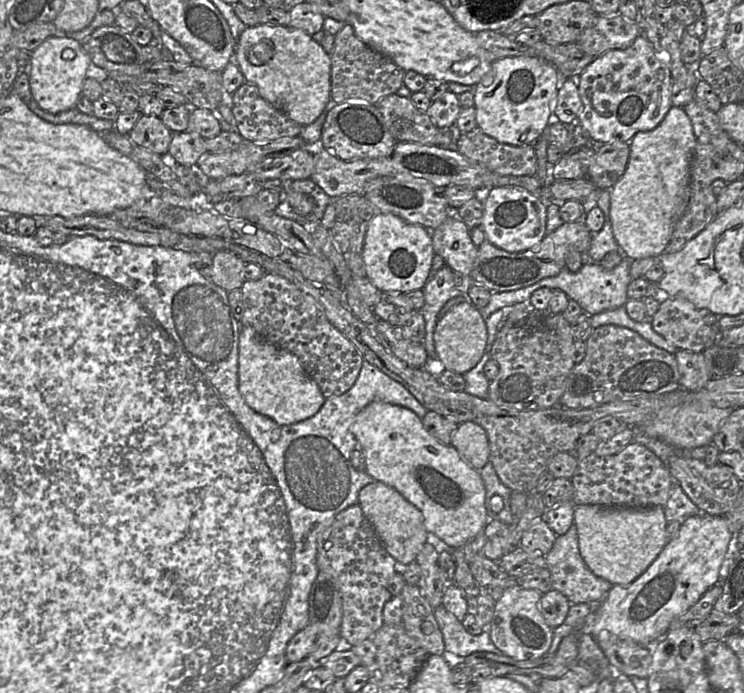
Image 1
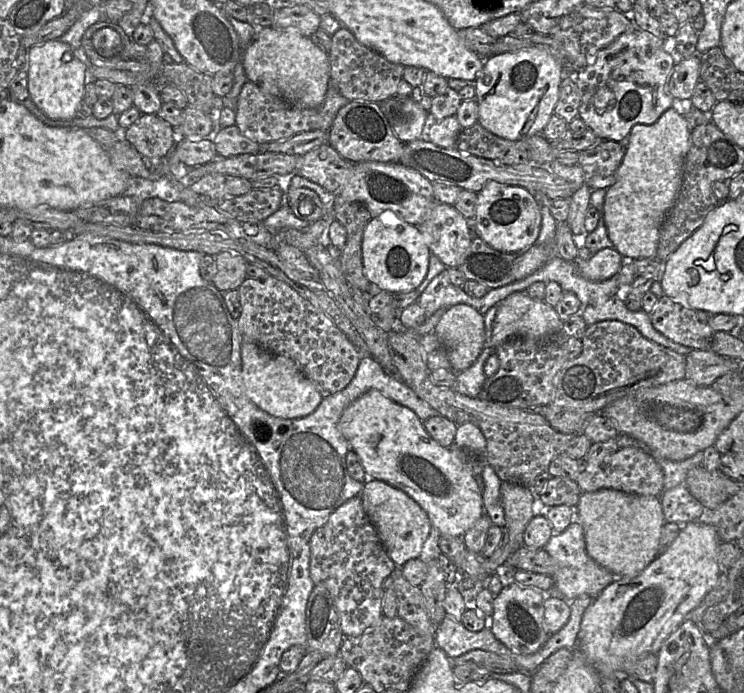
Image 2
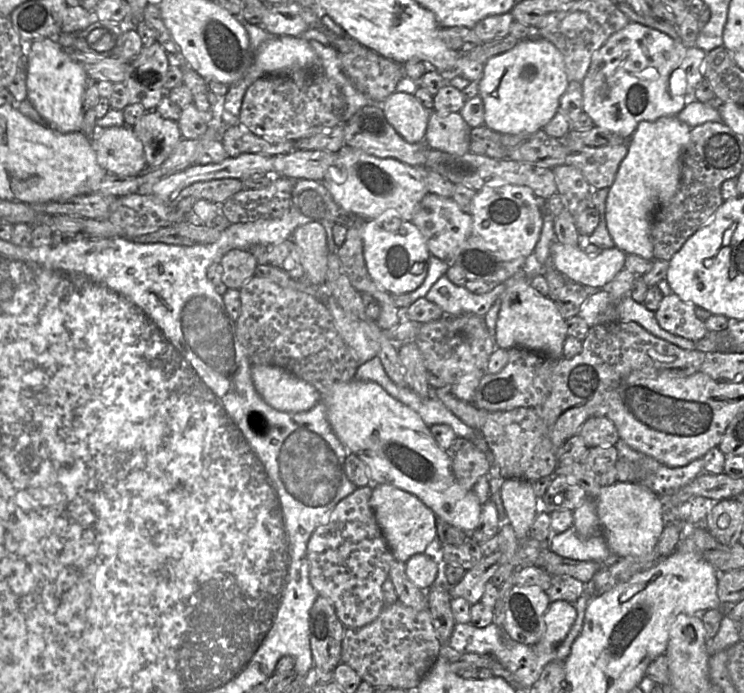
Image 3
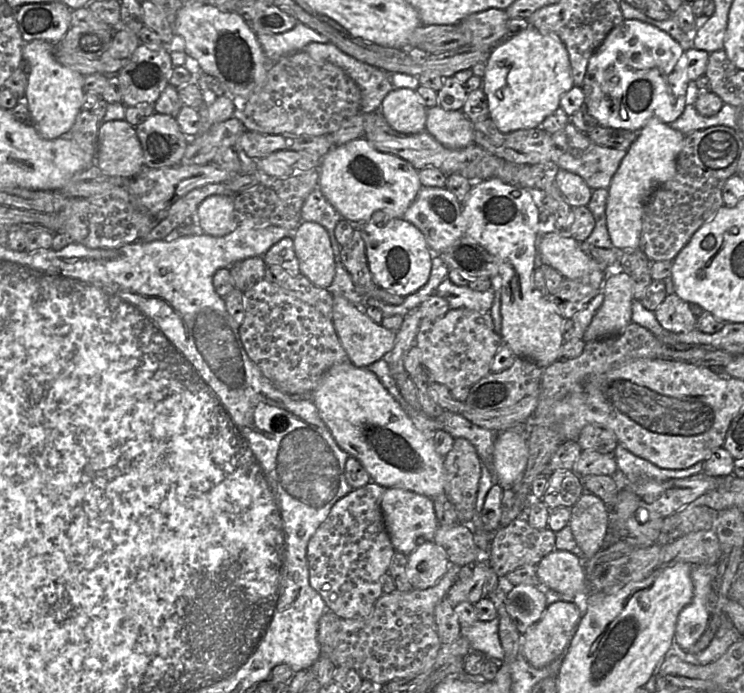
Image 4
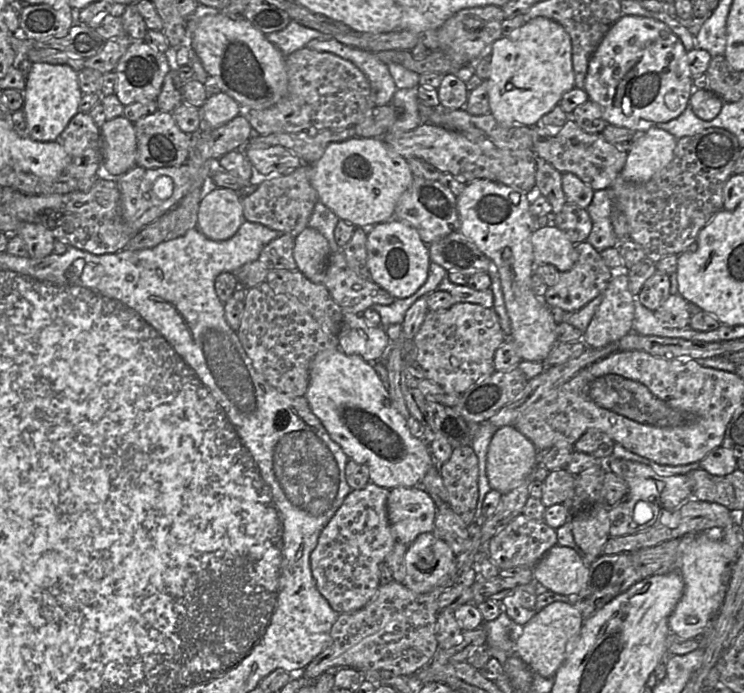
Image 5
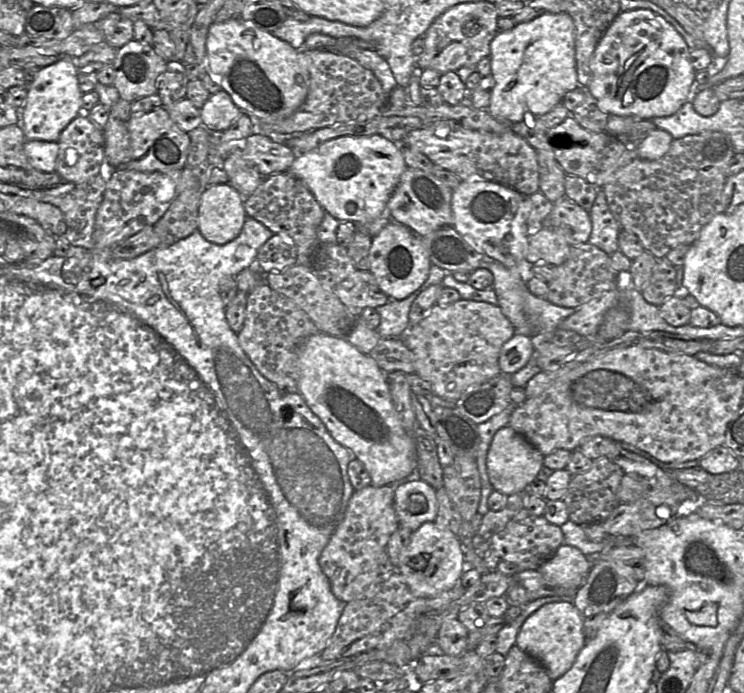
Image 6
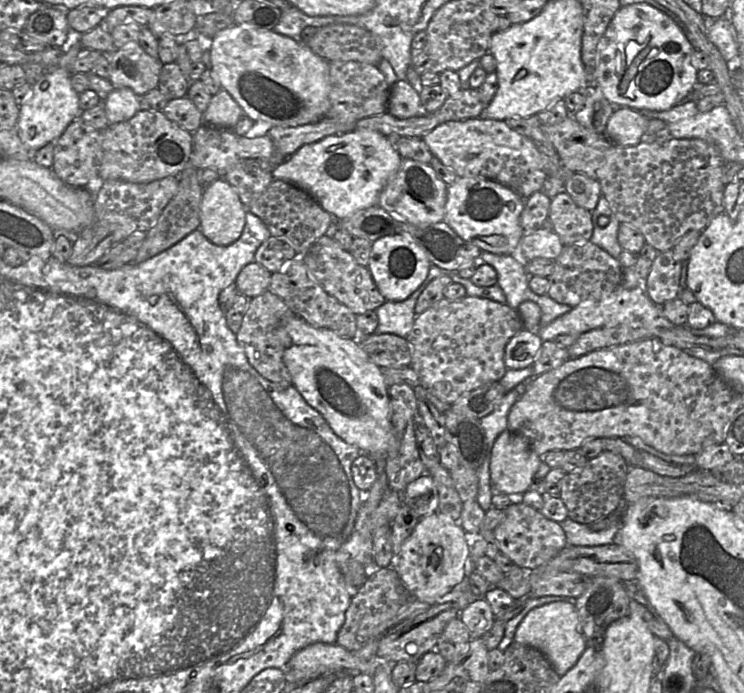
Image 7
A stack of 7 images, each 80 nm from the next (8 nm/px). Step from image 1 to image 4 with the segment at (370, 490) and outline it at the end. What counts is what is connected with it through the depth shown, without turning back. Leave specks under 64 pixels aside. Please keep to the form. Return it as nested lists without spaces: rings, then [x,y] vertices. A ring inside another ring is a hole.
[[[387,488],[382,496],[381,509],[386,530],[394,550],[408,556],[425,541],[433,541],[438,522],[432,498],[401,488]]]

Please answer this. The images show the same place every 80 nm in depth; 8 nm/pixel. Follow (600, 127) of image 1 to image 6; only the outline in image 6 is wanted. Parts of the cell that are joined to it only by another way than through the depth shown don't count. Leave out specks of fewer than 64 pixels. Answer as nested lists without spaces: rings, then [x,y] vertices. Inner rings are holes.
[[[649,9],[621,11],[591,57],[591,81],[587,90],[598,101],[599,108],[609,115],[632,116],[639,120],[671,116],[694,94],[697,72],[691,65],[690,52],[684,38],[659,14]]]

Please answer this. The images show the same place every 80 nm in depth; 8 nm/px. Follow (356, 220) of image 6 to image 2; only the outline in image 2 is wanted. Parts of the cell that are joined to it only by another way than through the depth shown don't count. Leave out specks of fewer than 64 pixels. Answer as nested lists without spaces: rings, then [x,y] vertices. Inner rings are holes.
[[[367,161],[355,164],[352,177],[339,193],[334,194],[334,196],[335,195],[341,196],[345,201],[360,202],[364,204],[371,213],[372,218],[379,216],[386,210],[391,210],[398,216],[398,218],[412,225],[420,225],[428,219],[435,204],[438,203],[433,193],[432,183],[419,172],[398,162],[381,163]]]

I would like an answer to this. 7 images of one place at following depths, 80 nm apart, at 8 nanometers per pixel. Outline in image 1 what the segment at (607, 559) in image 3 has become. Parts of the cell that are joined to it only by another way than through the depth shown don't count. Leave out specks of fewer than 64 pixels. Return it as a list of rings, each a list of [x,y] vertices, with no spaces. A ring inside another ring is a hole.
[[[574,523],[564,535],[556,537],[553,547],[545,555],[545,559],[552,588],[561,592],[571,604],[596,604],[614,586],[609,581],[596,576],[585,564],[579,552],[578,533]]]

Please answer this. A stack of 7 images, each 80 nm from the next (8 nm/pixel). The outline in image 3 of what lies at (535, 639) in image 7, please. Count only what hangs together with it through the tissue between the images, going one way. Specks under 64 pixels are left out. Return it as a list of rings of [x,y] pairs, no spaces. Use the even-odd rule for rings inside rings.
[[[564,600],[552,601],[544,614],[545,631],[537,643],[542,649],[553,649],[567,636],[576,619],[574,604]]]

